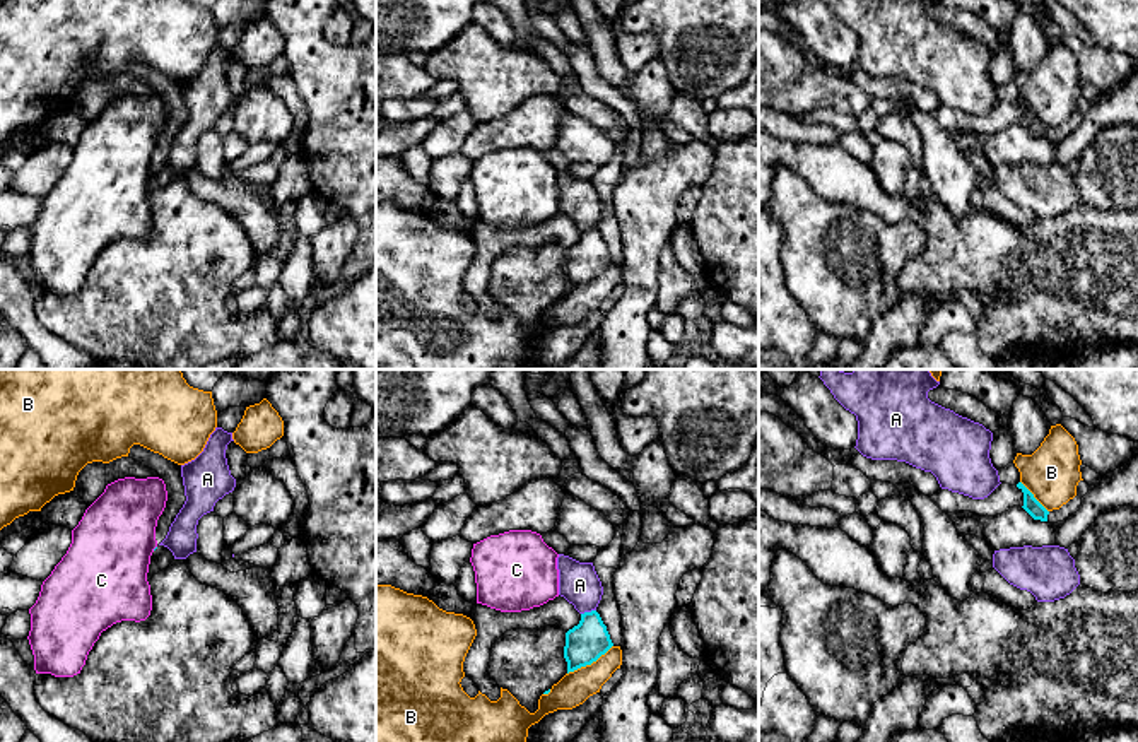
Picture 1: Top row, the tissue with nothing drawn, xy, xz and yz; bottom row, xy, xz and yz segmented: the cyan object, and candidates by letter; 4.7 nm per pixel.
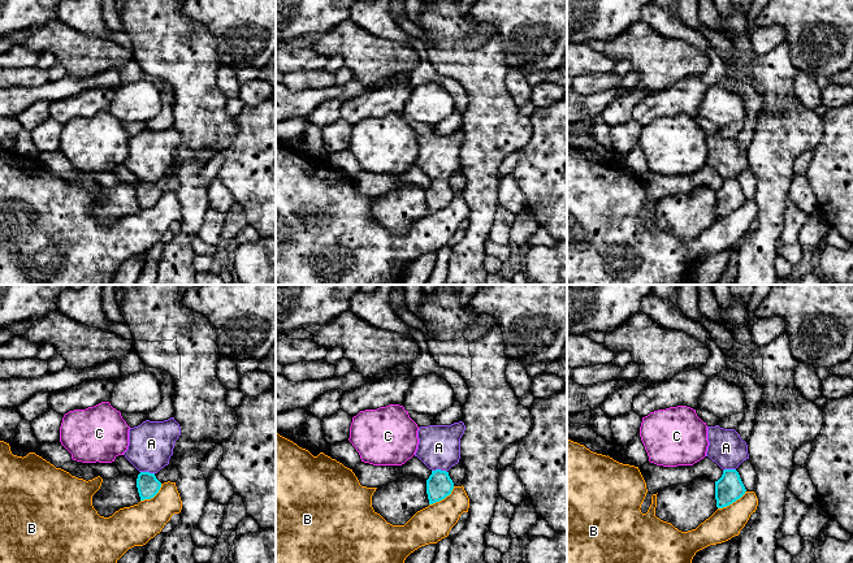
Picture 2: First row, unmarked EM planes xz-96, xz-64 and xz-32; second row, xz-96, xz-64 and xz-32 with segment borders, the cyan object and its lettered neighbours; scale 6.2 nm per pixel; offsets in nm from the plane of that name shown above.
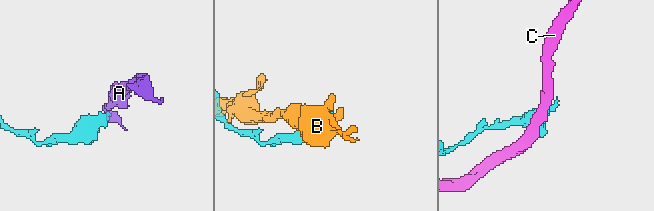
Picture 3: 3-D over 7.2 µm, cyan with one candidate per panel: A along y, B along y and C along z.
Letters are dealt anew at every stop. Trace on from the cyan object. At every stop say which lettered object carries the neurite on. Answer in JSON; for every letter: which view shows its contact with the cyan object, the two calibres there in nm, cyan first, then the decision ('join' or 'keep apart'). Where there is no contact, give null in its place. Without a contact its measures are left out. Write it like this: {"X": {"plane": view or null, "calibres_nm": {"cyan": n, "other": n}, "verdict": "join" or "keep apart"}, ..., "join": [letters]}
{"A": {"plane": "xz", "calibres_nm": {"cyan": 190, "other": 190}, "verdict": "keep apart"}, "B": {"plane": "xz", "calibres_nm": {"cyan": 190, "other": 160}, "verdict": "keep apart"}, "C": {"plane": null, "verdict": "keep apart"}, "join": []}

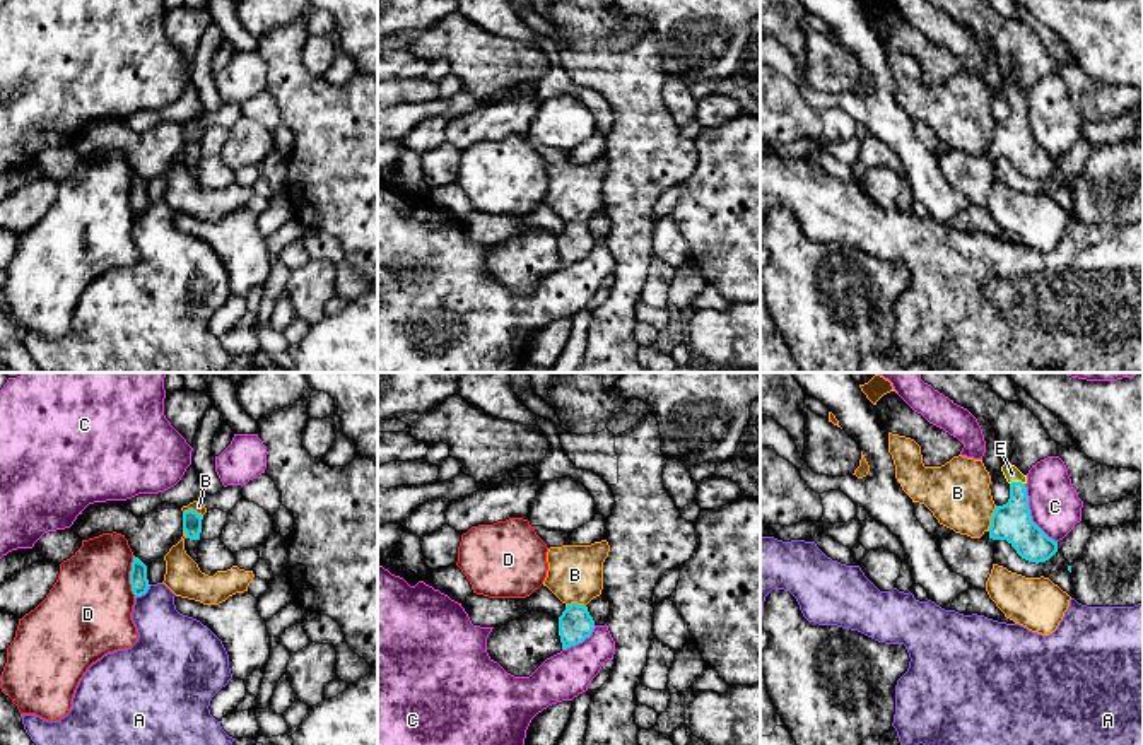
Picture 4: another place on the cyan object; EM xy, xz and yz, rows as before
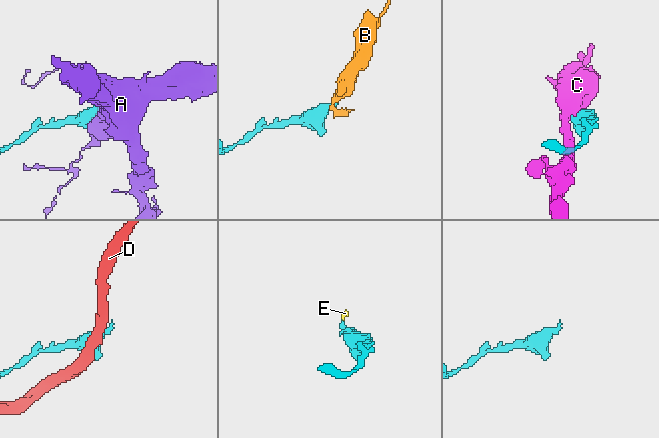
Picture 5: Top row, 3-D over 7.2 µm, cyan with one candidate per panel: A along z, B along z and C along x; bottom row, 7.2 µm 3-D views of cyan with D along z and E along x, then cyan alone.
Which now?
{"A": {"plane": "xy", "calibres_nm": {"cyan": 90, "other": 280}, "verdict": "keep apart"}, "B": {"plane": "yz", "calibres_nm": {"cyan": 190, "other": 300}, "verdict": "keep apart"}, "C": {"plane": "yz", "calibres_nm": {"cyan": 190, "other": 240}, "verdict": "keep apart"}, "D": {"plane": "xy", "calibres_nm": {"cyan": 90, "other": 400}, "verdict": "keep apart"}, "E": {"plane": "yz", "calibres_nm": {"cyan": 190, "other": 80}, "verdict": "join"}, "join": ["E"]}

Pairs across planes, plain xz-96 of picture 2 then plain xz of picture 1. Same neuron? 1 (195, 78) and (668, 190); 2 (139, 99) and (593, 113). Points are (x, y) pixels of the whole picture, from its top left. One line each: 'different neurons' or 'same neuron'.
1: same neuron
2: different neurons

